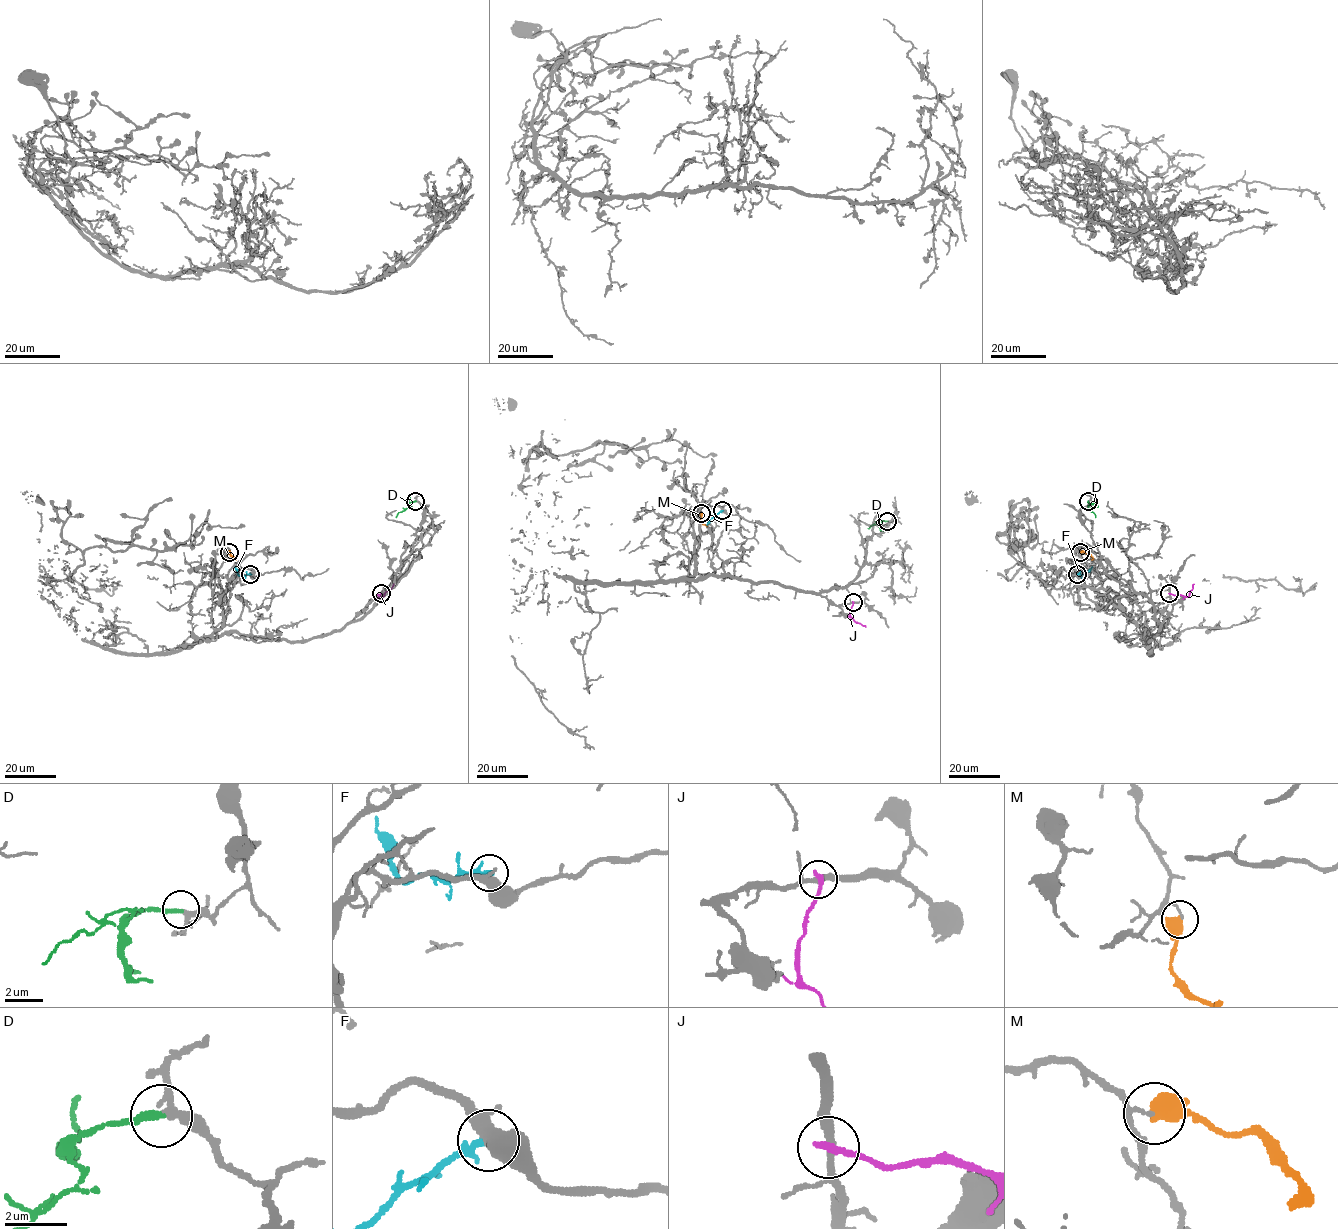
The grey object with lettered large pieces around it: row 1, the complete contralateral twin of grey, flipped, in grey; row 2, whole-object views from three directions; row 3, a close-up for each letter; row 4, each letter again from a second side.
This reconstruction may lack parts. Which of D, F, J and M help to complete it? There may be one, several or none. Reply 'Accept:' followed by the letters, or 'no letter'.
Accept: no letter

